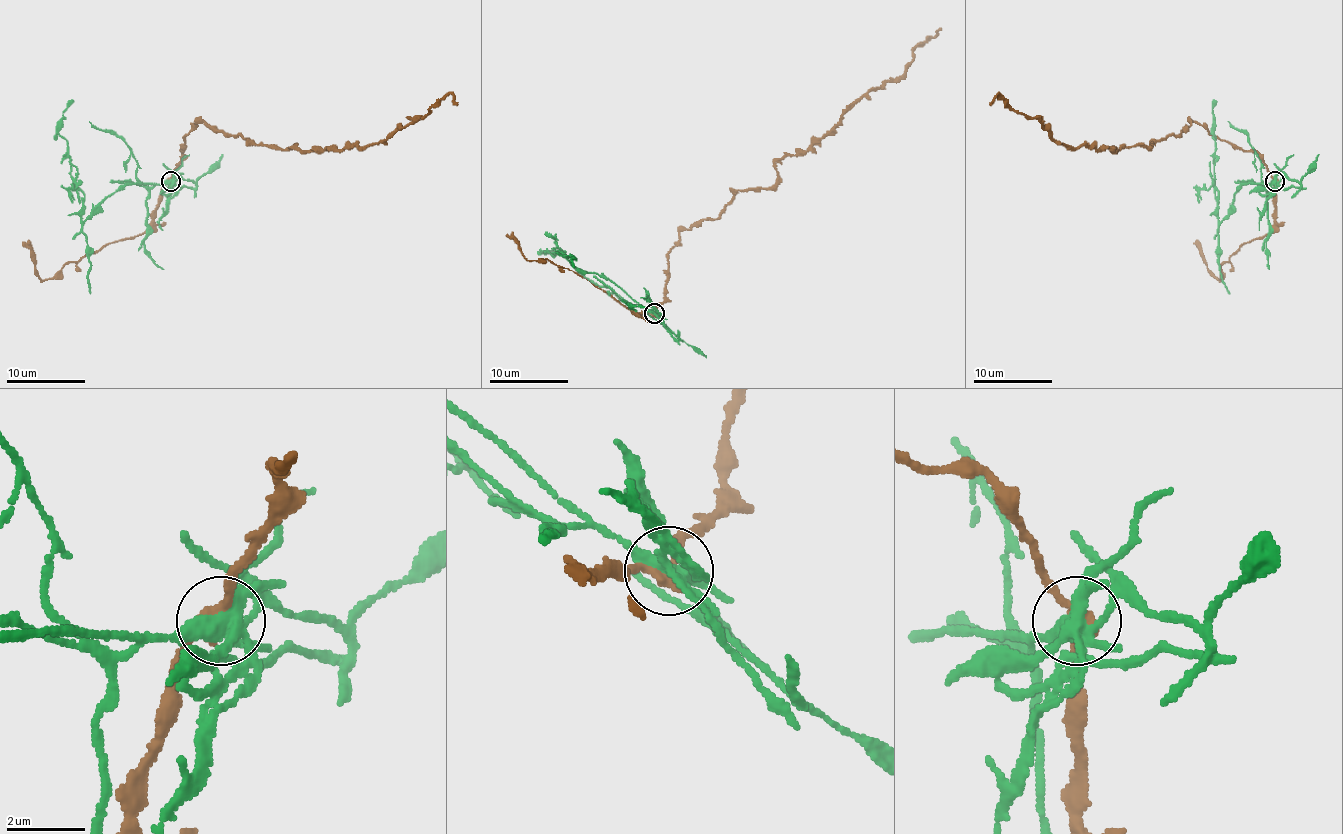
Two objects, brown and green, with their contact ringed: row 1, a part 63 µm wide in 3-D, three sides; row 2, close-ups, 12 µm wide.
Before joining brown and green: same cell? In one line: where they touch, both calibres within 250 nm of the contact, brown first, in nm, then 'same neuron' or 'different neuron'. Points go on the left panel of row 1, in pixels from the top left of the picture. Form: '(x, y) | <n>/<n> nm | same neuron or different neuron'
(170, 181) | 400/360 nm | different neuron

